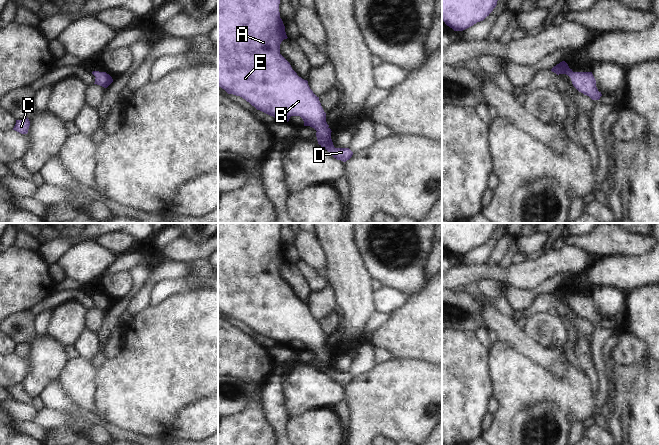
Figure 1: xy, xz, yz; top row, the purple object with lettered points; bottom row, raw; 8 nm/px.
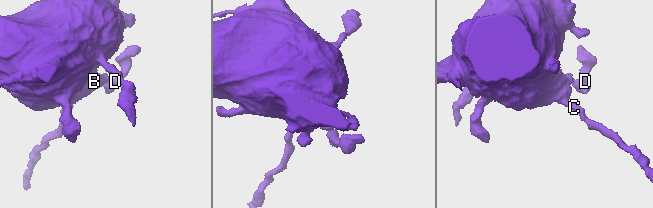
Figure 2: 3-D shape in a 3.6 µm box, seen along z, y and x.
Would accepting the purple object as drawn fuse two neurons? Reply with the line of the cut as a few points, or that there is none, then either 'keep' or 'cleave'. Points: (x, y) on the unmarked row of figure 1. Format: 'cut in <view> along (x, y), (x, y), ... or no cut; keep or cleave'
no cut; keep

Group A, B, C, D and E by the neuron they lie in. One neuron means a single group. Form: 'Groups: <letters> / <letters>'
Groups: A B C D E

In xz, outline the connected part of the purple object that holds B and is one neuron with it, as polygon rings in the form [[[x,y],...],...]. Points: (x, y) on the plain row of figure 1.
[[[218,223],[218,310],[228,318],[240,320],[260,334],[273,340],[279,346],[288,346],[291,340],[300,340],[304,350],[314,352],[318,368],[334,382],[346,386],[353,376],[349,372],[335,372],[331,363],[331,353],[326,346],[319,321],[292,293],[290,287],[280,278],[280,268],[287,263],[285,250],[280,242],[280,223]]]

